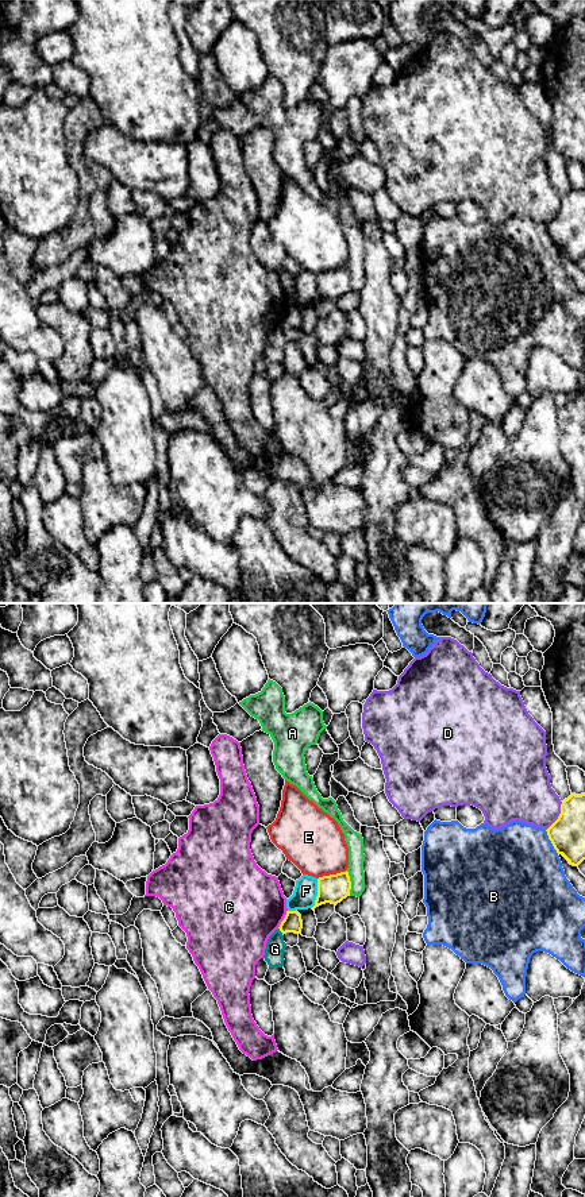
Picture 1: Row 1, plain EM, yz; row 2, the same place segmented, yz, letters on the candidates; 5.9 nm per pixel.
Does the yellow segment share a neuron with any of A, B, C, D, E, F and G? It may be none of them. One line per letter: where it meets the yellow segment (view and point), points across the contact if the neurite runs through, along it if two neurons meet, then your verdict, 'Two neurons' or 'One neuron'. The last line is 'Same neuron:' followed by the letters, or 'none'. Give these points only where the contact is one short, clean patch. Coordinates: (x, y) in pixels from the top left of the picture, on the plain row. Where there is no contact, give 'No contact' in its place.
A: Touches yellow at yz (350, 278). Boundary: yz (346, 266), (350, 274), (350, 290). Two neurons
B: Touches yellow at yz (551, 238). Two neurons
C: Touches yellow at yz (284, 315). Two neurons
D: Touches yellow at yz (558, 212). Two neurons
E: Touches yellow at yz (331, 270). Boundary: yz (346, 265), (338, 269), (323, 270), (318, 274). Two neurons
F: Touches yellow at yz (318, 289). Two neurons
G: Touches yellow at yz (280, 325). Boundary: yz (278, 323), (283, 331). Two neurons
Same neuron: none

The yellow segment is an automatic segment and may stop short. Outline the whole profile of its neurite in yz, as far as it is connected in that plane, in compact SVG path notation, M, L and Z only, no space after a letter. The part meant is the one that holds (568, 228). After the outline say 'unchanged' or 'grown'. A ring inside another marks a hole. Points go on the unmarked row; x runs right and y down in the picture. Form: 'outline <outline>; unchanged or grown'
outline M585 189L565 194L558 215L546 227L557 248L578 262L585 255Z; unchanged

